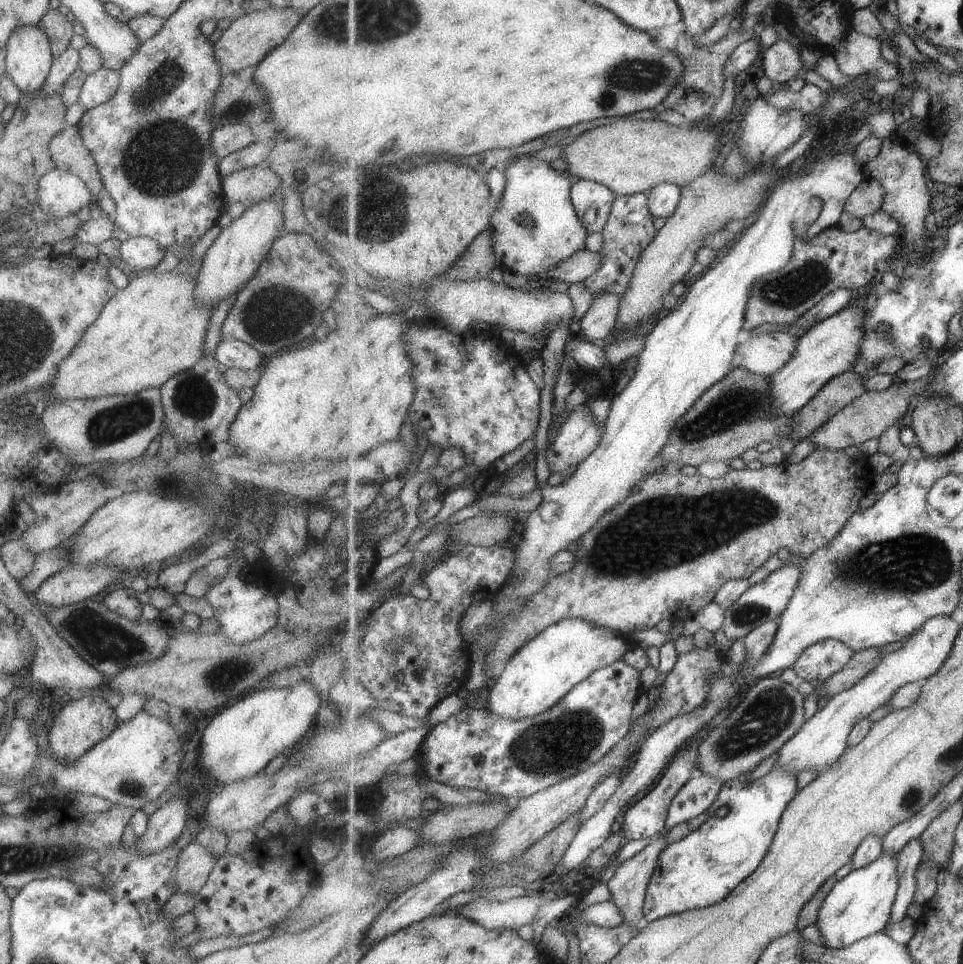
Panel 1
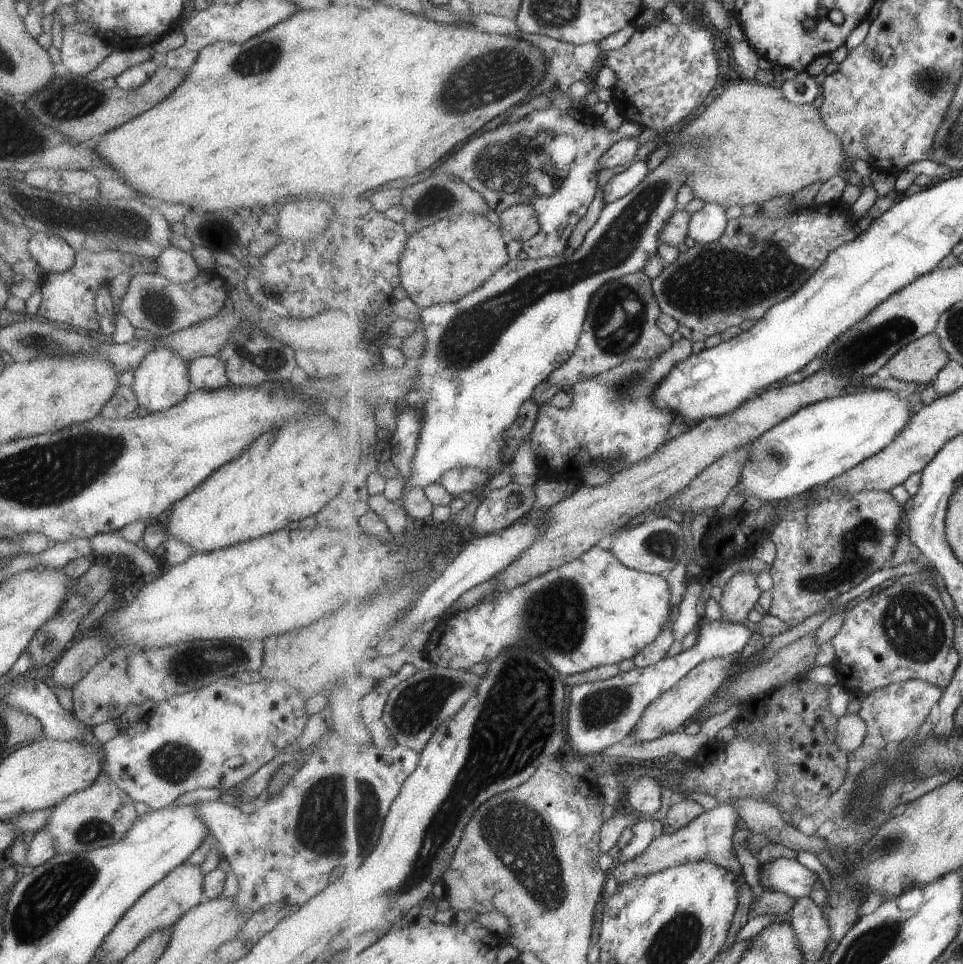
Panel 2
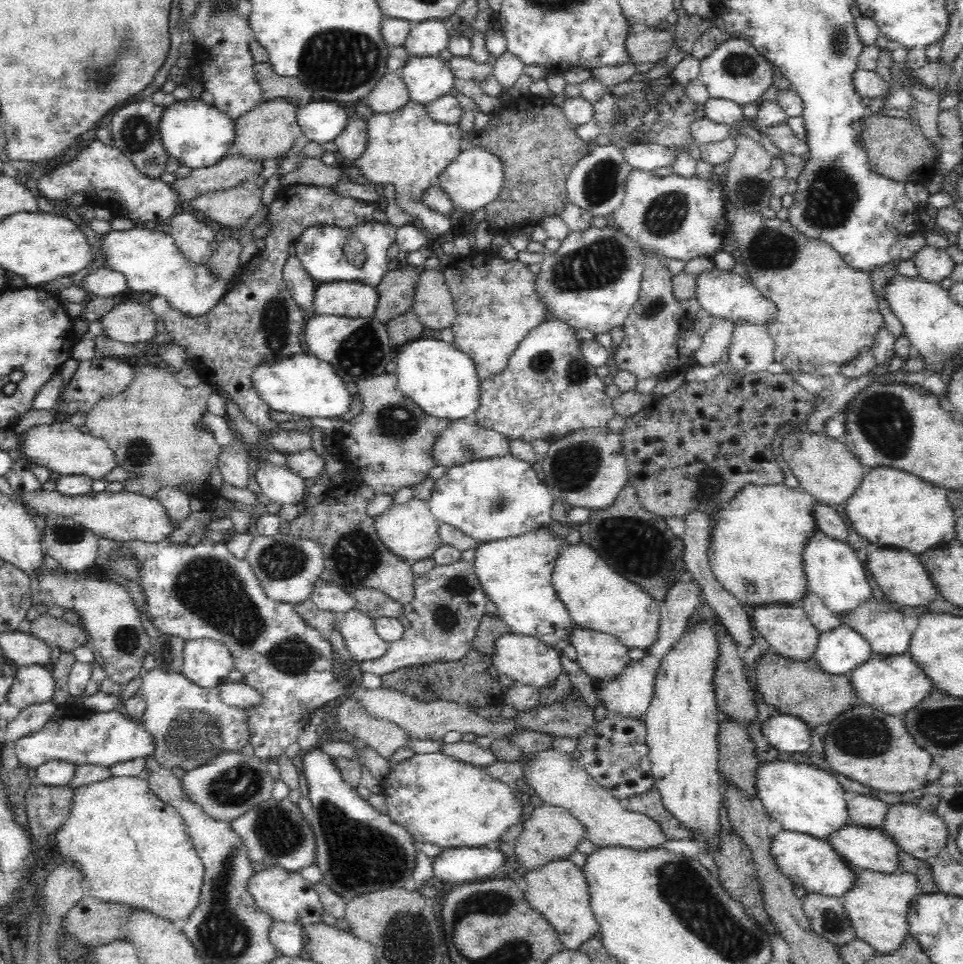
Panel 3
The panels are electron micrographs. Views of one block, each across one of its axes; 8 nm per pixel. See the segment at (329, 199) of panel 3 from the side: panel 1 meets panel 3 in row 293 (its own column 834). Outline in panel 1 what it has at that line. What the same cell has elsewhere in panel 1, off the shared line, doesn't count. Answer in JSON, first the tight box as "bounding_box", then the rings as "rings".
{"bounding_box":[744,225,897,334],"rings":[[[838,225],[831,226],[815,238],[803,239],[795,244],[789,264],[781,270],[763,276],[755,282],[747,306],[744,334],[762,324],[793,326],[828,294],[846,288],[855,292],[873,280],[878,262],[886,262],[897,248],[895,234],[884,235],[876,230],[861,227],[855,232],[845,232]]]}

